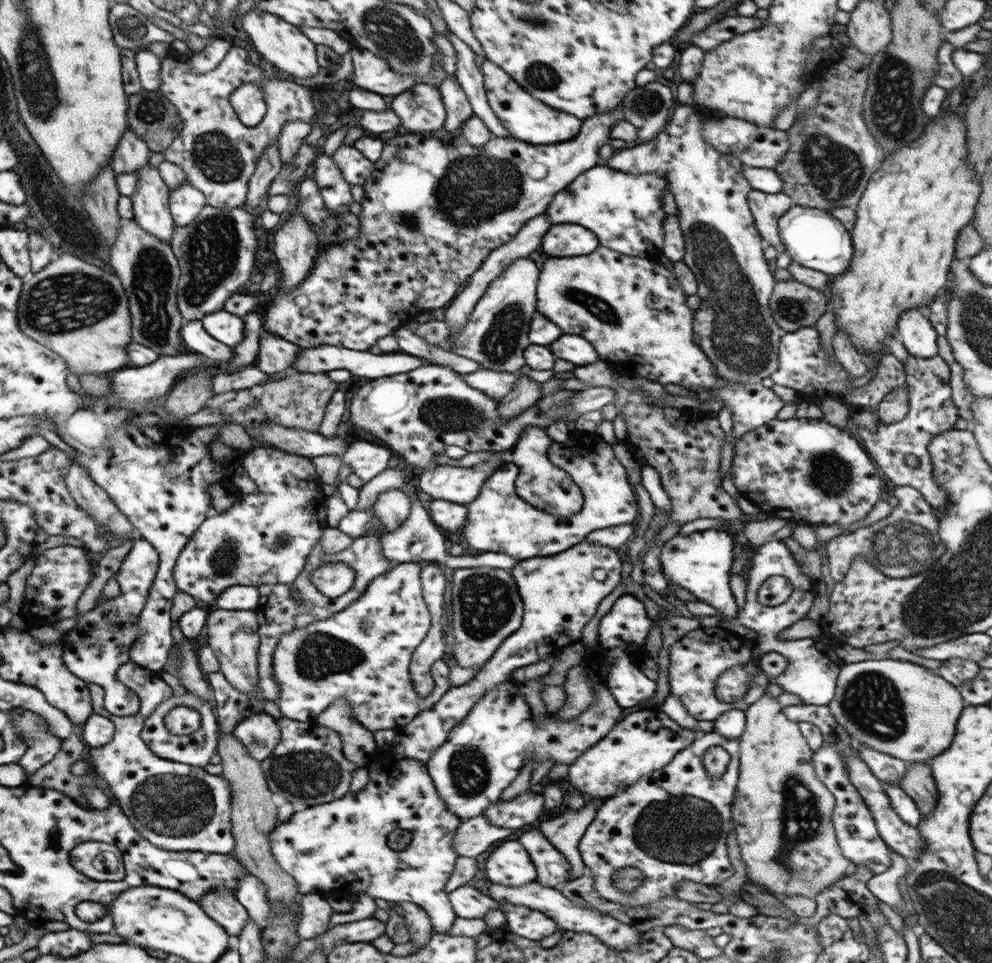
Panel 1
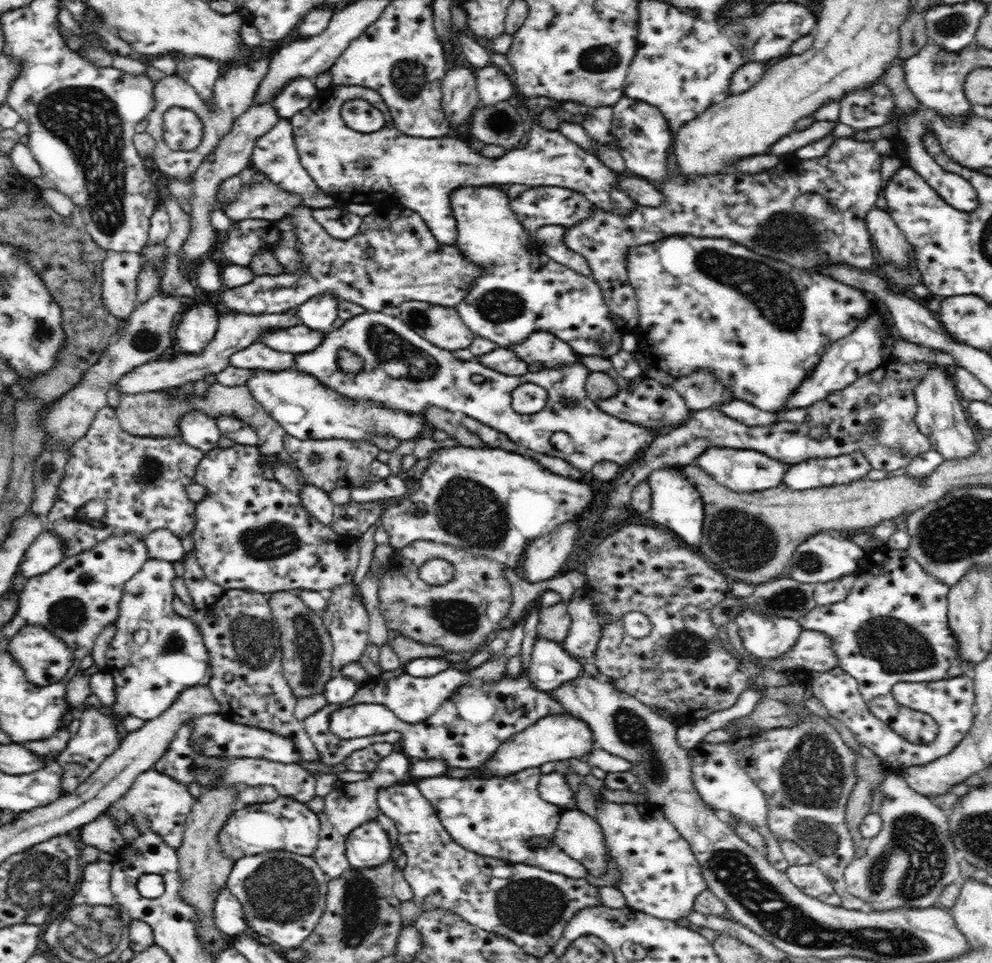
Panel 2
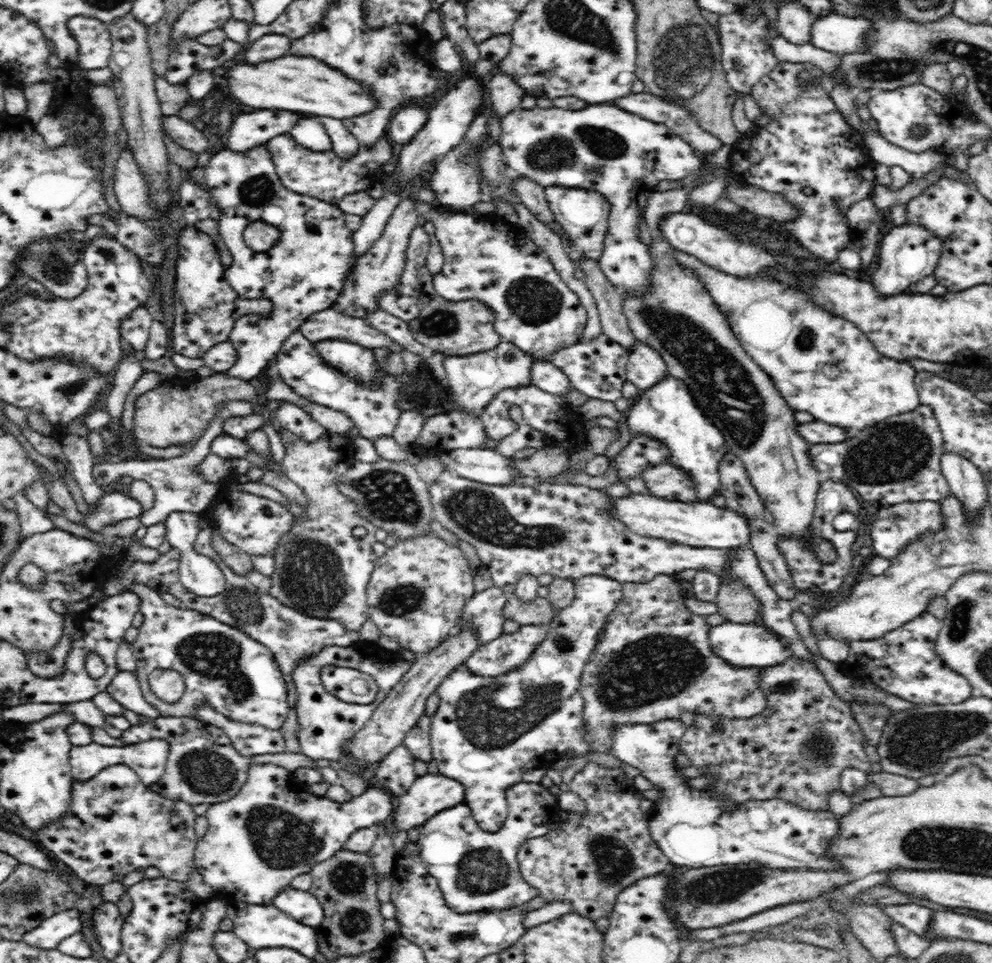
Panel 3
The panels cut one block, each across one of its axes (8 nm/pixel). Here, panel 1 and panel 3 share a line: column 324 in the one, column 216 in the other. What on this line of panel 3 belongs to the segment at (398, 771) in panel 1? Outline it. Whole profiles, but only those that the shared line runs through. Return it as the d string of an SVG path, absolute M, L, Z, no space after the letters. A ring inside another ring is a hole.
M272 763L252 765L242 788L224 802L210 805L205 813L208 827L204 836L199 838L195 851L195 866L203 881L214 891L227 895L230 901L239 901L254 906L272 906L274 898L298 876L309 874L312 868L343 850L343 845L355 830L370 828L388 821L395 808L392 795L379 787L372 786L348 802L330 800L326 796L316 796L310 791L294 790L292 796L292 774L290 780L278 778L278 796L276 796L276 770L280 774L286 768Z

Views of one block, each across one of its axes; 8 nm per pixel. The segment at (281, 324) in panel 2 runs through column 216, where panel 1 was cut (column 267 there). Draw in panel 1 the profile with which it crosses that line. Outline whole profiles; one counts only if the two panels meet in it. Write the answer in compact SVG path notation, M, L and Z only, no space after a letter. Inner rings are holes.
M265 329L260 330L259 342L258 342L258 351L256 355L256 368L259 372L263 372L265 374L273 374L279 373L286 368L291 368L293 366L293 362L295 362L295 358L297 358L298 346L287 342L284 338L281 338L277 335L272 335L268 333Z

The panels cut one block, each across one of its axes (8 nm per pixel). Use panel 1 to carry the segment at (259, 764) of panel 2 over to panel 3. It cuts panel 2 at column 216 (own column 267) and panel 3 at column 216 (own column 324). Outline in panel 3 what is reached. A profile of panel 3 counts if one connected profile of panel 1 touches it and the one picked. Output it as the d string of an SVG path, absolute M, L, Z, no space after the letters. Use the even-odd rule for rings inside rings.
M158 717L141 723L132 725L128 730L123 731L122 740L126 744L143 743L147 740L158 739L168 743L168 758L164 774L158 782L155 782L149 789L168 797L170 800L180 800L188 804L216 804L230 800L244 782L249 768L252 766L250 757L240 755L234 747L230 746L230 741L224 732L214 725L206 725L194 717Z

